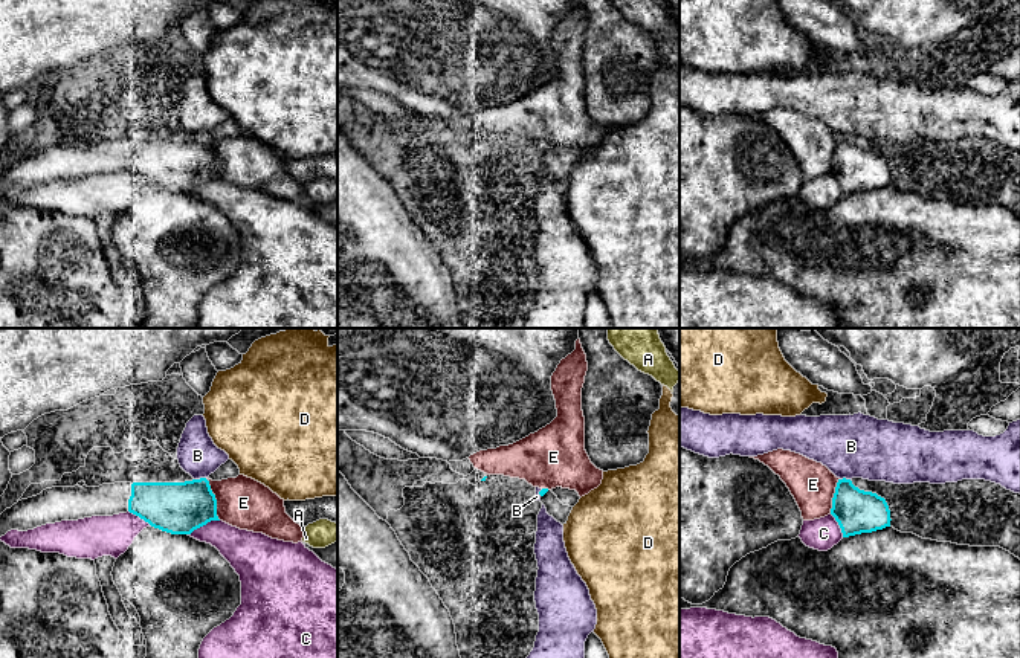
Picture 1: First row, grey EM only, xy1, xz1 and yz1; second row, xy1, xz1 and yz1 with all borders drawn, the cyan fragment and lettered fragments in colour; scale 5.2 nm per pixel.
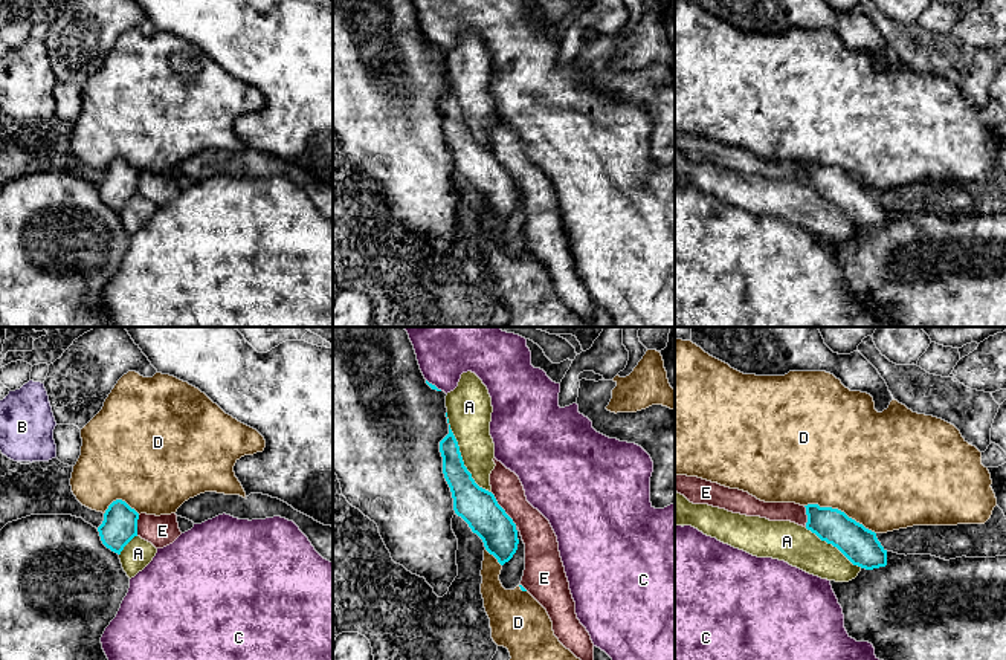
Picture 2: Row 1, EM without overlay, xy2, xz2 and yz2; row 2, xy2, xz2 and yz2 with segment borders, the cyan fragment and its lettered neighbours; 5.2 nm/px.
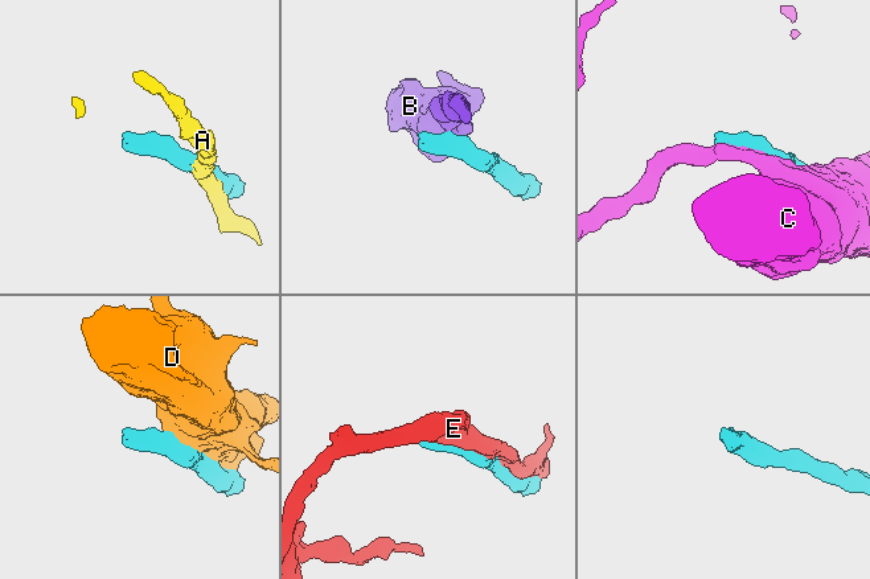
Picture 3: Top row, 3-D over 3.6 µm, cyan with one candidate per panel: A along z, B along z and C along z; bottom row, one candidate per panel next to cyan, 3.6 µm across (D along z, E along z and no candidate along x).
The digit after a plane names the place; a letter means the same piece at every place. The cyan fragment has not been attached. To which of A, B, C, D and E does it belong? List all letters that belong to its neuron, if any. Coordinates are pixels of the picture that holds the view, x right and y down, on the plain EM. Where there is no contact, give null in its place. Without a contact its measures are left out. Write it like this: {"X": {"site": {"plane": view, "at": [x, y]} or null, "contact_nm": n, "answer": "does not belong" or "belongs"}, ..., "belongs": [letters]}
{"A": {"site": {"plane": "xz2", "at": [460, 113]}, "contact_nm": 480, "answer": "does not belong"}, "B": {"site": {"plane": "xy1", "at": [200, 136]}, "contact_nm": 70, "answer": "does not belong"}, "C": {"site": {"plane": "xy1", "at": [203, 182]}, "contact_nm": 190, "answer": "does not belong"}, "D": {"site": {"plane": "yz2", "at": [840, 168]}, "contact_nm": 400, "answer": "does not belong"}, "E": {"site": {"plane": "xy1", "at": [216, 158]}, "contact_nm": 240, "answer": "does not belong"}, "belongs": []}

